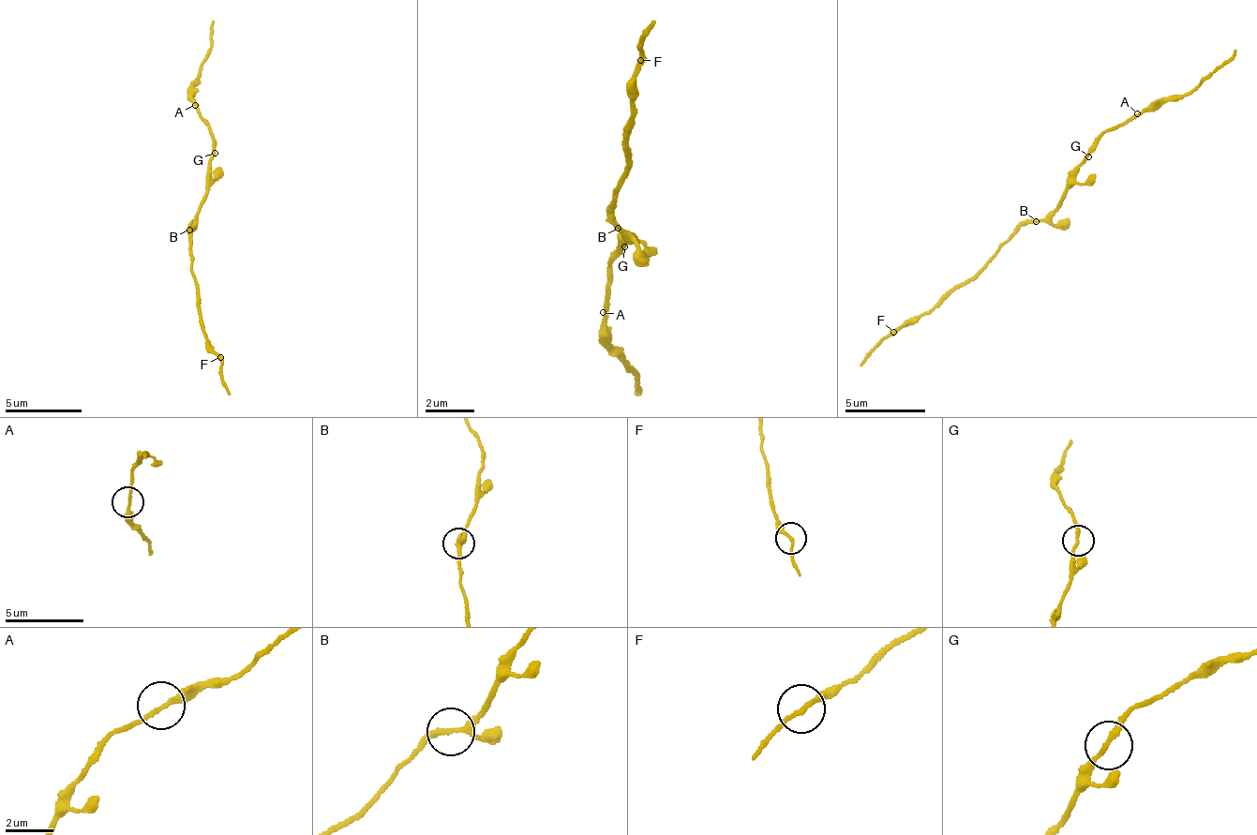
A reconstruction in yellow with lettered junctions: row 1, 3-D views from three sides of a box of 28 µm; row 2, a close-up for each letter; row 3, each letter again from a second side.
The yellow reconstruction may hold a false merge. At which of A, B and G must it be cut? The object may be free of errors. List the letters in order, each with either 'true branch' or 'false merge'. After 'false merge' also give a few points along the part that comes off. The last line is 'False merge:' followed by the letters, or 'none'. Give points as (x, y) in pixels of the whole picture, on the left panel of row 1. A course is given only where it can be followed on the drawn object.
A: true branch
B: true branch
G: true branch
False merge: none

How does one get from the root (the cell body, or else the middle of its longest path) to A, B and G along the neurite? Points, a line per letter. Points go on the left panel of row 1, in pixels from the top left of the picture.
A: (200, 207), (206, 191), (212, 144), (209, 130), (200, 119), (201, 114), (195, 105)
B: (200, 207), (191, 231)
G: (200, 207), (215, 153)

